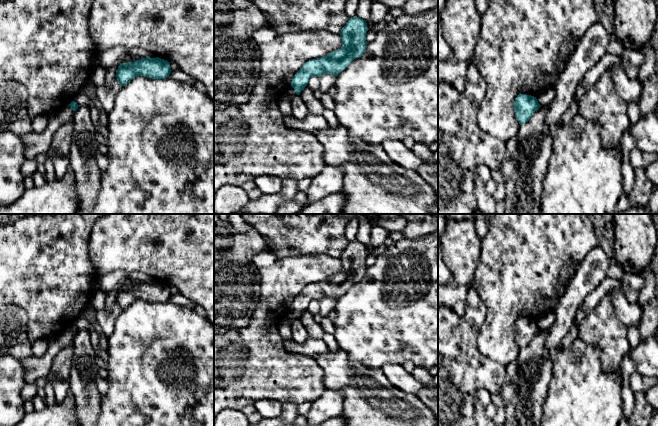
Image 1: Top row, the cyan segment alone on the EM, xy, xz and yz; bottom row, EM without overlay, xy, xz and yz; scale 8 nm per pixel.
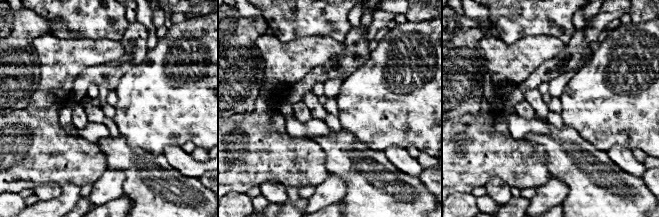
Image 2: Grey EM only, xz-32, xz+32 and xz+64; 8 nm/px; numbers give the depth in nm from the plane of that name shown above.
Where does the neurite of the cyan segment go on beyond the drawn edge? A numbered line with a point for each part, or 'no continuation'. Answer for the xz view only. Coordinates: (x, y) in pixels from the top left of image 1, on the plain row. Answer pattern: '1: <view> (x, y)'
1: xz (290, 315)

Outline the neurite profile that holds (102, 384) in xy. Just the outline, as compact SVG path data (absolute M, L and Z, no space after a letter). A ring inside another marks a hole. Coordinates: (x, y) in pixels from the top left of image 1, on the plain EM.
M98 376L95 379L95 383L96 383L97 389L99 390L99 392L101 394L104 394L108 391L109 382L107 381L106 378L102 378L102 377Z

